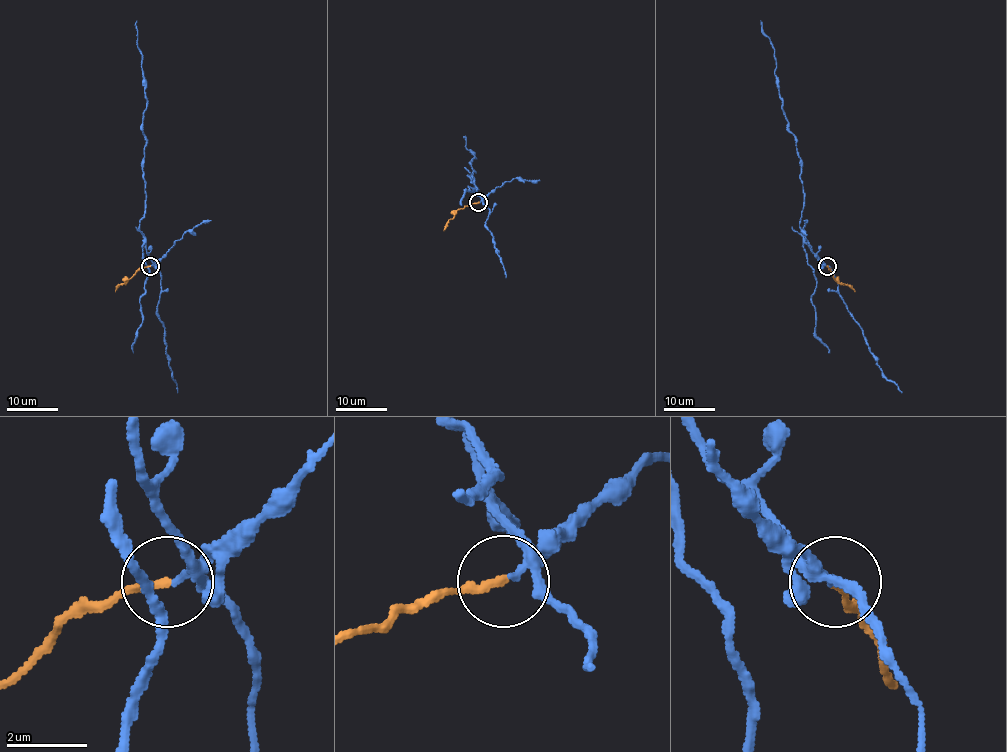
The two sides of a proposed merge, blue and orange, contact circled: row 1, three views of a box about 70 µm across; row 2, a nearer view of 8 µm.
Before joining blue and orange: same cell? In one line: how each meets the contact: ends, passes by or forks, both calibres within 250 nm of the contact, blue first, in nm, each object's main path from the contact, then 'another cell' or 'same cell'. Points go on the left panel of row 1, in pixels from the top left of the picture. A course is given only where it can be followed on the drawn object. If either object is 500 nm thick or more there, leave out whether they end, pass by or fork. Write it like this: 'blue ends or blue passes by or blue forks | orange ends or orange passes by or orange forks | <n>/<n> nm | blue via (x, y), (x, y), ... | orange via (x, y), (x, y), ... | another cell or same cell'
blue passes by | orange ends | 200/200 nm | blue via (150, 265), (153, 262), (146, 251), (140, 219), (145, 210), (142, 114), (146, 107), (136, 21) | orange via (150, 265), (140, 268), (115, 291) | another cell

